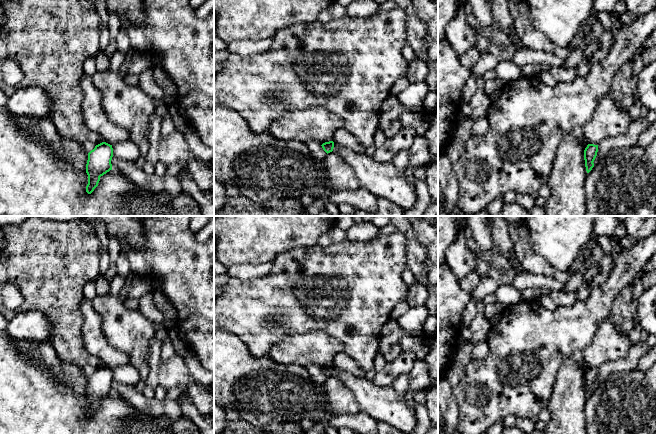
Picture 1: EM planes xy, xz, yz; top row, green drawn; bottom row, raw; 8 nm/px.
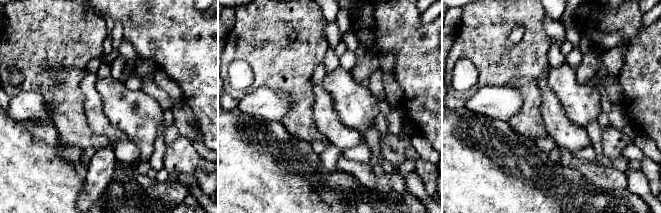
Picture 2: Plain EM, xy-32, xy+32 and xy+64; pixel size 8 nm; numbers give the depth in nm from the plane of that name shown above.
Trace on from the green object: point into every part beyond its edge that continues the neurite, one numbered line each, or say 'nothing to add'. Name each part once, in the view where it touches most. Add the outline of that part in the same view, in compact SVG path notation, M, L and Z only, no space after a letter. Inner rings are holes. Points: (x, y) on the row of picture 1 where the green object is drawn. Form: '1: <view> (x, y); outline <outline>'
nothing to add

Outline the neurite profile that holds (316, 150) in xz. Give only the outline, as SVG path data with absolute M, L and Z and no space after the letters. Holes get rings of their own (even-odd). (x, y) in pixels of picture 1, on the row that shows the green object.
M313 140L308 141L306 144L311 155L317 160L324 160L327 156L327 153L323 150L321 144Z

